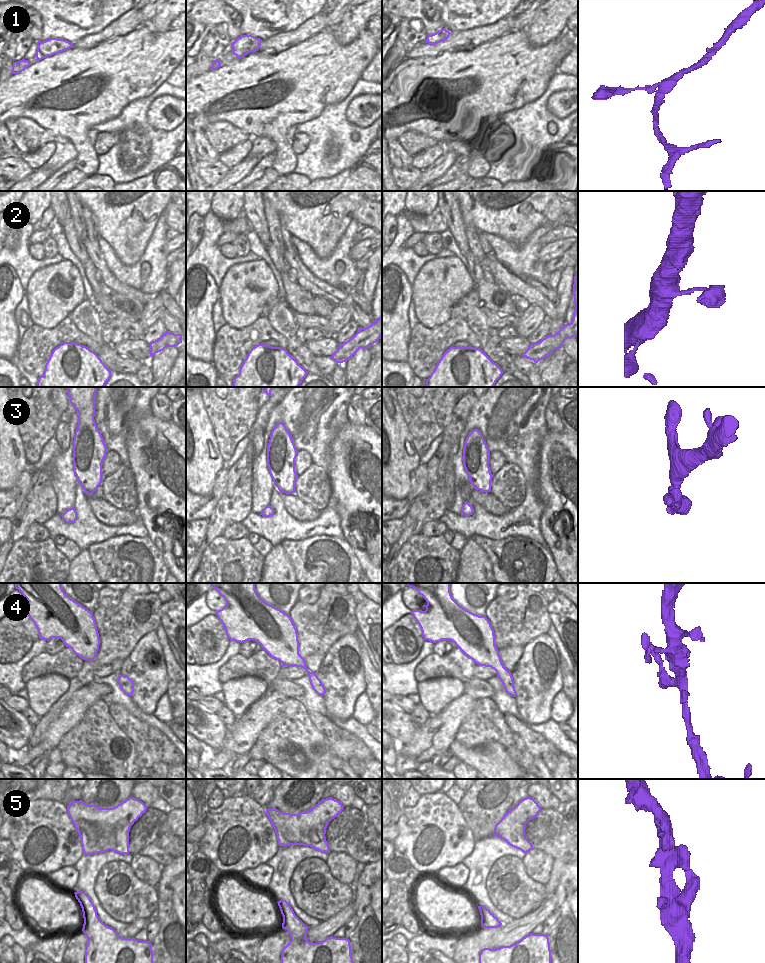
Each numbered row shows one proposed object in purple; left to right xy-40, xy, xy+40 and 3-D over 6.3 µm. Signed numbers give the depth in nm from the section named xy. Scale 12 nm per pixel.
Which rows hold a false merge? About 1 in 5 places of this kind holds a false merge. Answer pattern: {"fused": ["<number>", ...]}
{"fused": []}

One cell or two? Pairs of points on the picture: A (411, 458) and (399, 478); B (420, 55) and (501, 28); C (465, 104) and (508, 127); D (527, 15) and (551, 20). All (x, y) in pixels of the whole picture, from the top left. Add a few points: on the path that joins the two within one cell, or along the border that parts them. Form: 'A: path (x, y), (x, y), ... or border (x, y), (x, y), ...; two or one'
A: path (406, 463), (399, 470), (399, 473); one
B: path (440, 48), (457, 41), (481, 35); one
C: border (520, 110), (513, 116), (495, 124); two
D: border (536, 10), (533, 18), (522, 29); two

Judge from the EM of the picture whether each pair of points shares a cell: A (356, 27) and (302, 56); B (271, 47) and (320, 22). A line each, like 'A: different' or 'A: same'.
A: different
B: same

